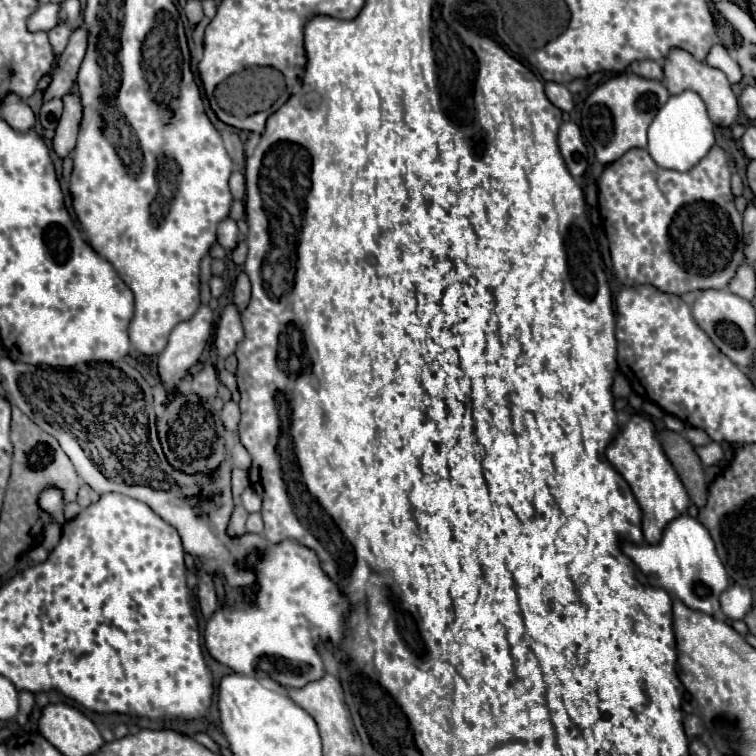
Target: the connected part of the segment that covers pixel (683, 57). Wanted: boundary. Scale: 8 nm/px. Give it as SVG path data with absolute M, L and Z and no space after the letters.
M677 48L671 50L671 54L665 58L663 64L665 64L663 66L663 72L665 72L663 84L665 84L665 88L669 88L669 94L681 94L685 90L697 92L701 96L701 100L705 102L705 106L707 106L709 118L717 126L727 128L727 126L731 126L737 120L737 116L739 116L739 102L737 102L737 98L735 98L735 94L731 90L731 84L729 84L727 76L721 70L711 68L705 62L697 62L689 52L677 50Z

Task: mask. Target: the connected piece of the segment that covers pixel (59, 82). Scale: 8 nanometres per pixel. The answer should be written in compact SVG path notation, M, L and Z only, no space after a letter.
M79 28L71 34L65 52L59 56L59 60L51 72L53 80L51 80L49 88L43 92L45 100L63 98L65 94L71 92L71 88L75 86L77 70L85 56L85 48L87 48L87 32L85 32L85 28Z

